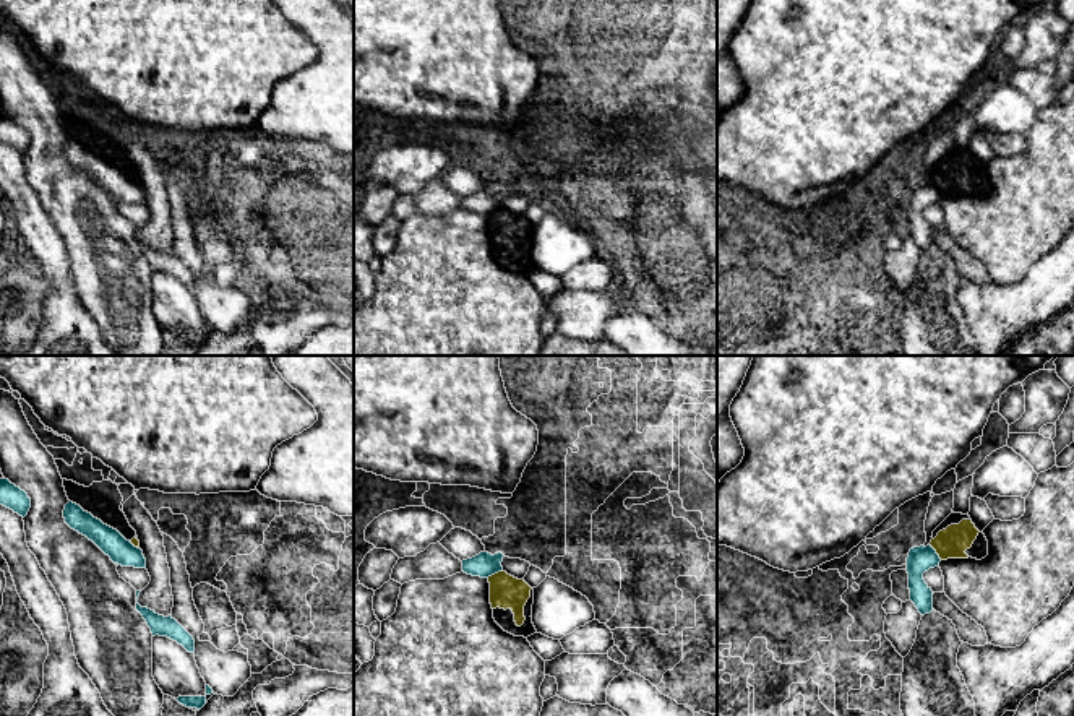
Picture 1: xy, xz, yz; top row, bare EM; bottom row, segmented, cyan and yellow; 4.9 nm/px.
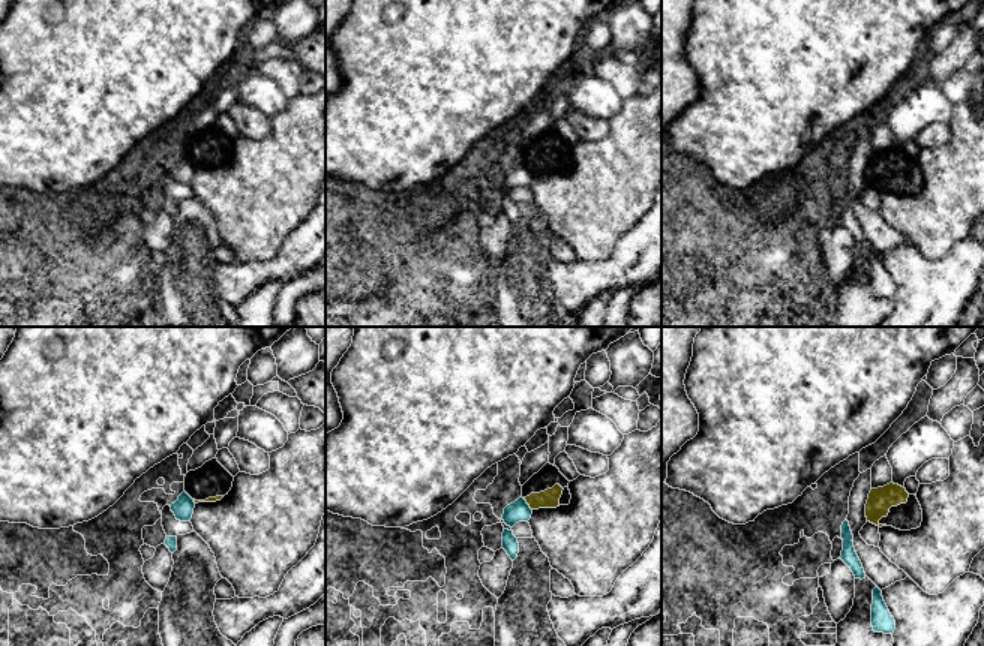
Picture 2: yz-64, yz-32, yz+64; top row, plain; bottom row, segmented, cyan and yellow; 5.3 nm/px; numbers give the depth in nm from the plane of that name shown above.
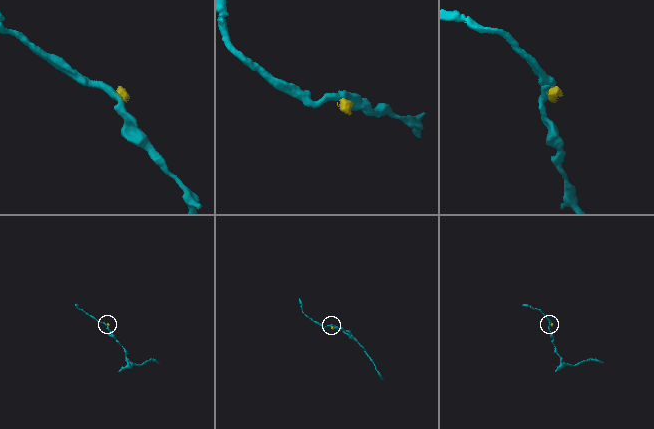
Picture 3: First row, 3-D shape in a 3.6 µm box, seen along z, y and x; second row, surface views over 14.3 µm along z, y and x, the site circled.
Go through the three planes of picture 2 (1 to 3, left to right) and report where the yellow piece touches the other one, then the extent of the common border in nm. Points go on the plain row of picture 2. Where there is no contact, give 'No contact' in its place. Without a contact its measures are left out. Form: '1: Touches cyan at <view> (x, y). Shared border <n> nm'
1: Touches cyan at yz-64 (192, 165). Shared border 30 nm
2: Touches cyan at yz-32 (527, 168). Shared border 90 nm
3: No contact

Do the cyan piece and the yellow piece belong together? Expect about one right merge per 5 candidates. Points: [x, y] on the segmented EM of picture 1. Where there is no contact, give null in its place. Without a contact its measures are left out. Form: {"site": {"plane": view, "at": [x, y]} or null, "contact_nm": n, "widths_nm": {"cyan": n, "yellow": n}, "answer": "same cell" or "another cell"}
{"site": {"plane": "xz", "at": [494, 573]}, "contact_nm": 90, "widths_nm": {"cyan": 120, "yellow": 160}, "answer": "another cell"}

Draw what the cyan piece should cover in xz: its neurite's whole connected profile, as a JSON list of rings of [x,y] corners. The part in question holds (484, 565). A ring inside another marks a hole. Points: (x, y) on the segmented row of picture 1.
[[[480,552],[479,555],[462,560],[462,572],[472,576],[488,578],[503,570],[503,554],[495,555],[488,552]]]

